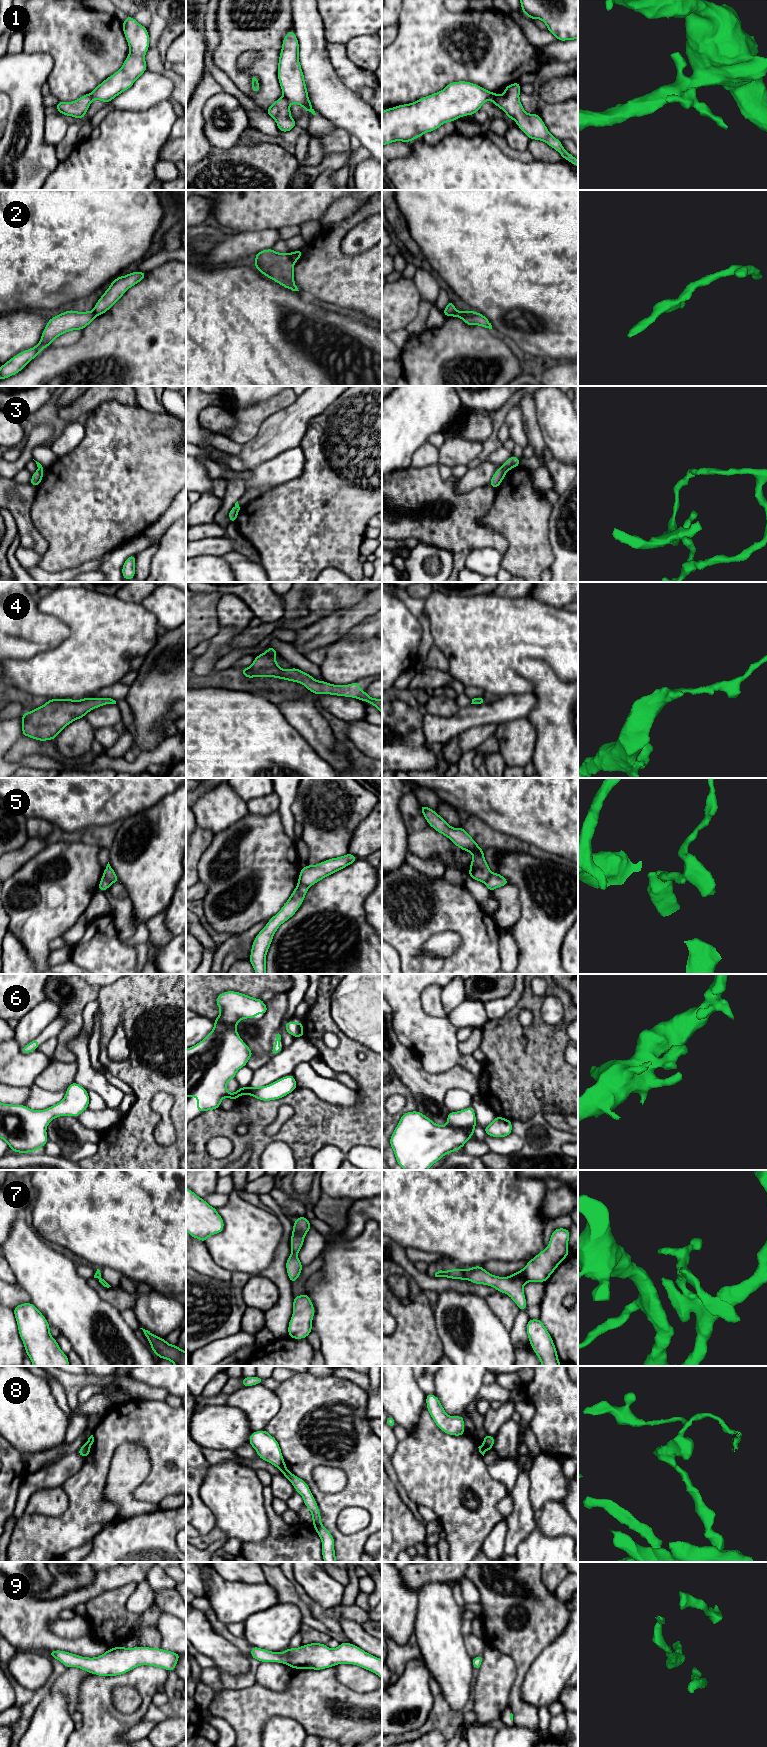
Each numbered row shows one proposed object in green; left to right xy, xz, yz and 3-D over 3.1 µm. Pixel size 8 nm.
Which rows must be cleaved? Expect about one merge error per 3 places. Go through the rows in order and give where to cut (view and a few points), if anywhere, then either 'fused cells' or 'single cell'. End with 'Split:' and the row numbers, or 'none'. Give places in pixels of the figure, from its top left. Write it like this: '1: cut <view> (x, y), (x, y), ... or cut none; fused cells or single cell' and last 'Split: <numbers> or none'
1: cut xz (282, 96), (289, 103); fused cells
2: cut xz (289, 253), (293, 263); fused cells
3: cut yz (501, 467), (505, 472); fused cells
4: cut none; single cell
5: cut xz (298, 881), (307, 887); fused cells
6: cut none; single cell
7: cut yz (465, 1272), (467, 1278); fused cells
8: cut xz (285, 1467), (281, 1472); fused cells
9: cut none; single cell
Split: 1, 2, 3, 5, 7, 8

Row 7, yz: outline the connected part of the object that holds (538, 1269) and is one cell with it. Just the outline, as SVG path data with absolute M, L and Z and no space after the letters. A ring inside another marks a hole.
M566 1228L555 1229L548 1246L532 1258L520 1271L499 1277L490 1274L482 1266L467 1269L467 1279L473 1284L494 1287L496 1291L507 1294L517 1304L520 1311L527 1309L524 1285L527 1282L546 1282L559 1264L569 1255L568 1241L570 1231Z

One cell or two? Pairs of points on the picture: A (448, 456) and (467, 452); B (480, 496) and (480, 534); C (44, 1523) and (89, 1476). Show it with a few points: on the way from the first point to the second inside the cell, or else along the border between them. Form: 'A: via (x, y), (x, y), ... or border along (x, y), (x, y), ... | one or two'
A: via (453, 452), (462, 452) | one
B: via (474, 505), (472, 507), (472, 525) | one
C: via (60, 1523), (85, 1499), (85, 1492) | one

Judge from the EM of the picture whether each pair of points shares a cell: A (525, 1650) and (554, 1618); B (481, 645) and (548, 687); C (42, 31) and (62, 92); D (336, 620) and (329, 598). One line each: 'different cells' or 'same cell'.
A: same cell
B: different cells
C: same cell
D: different cells

